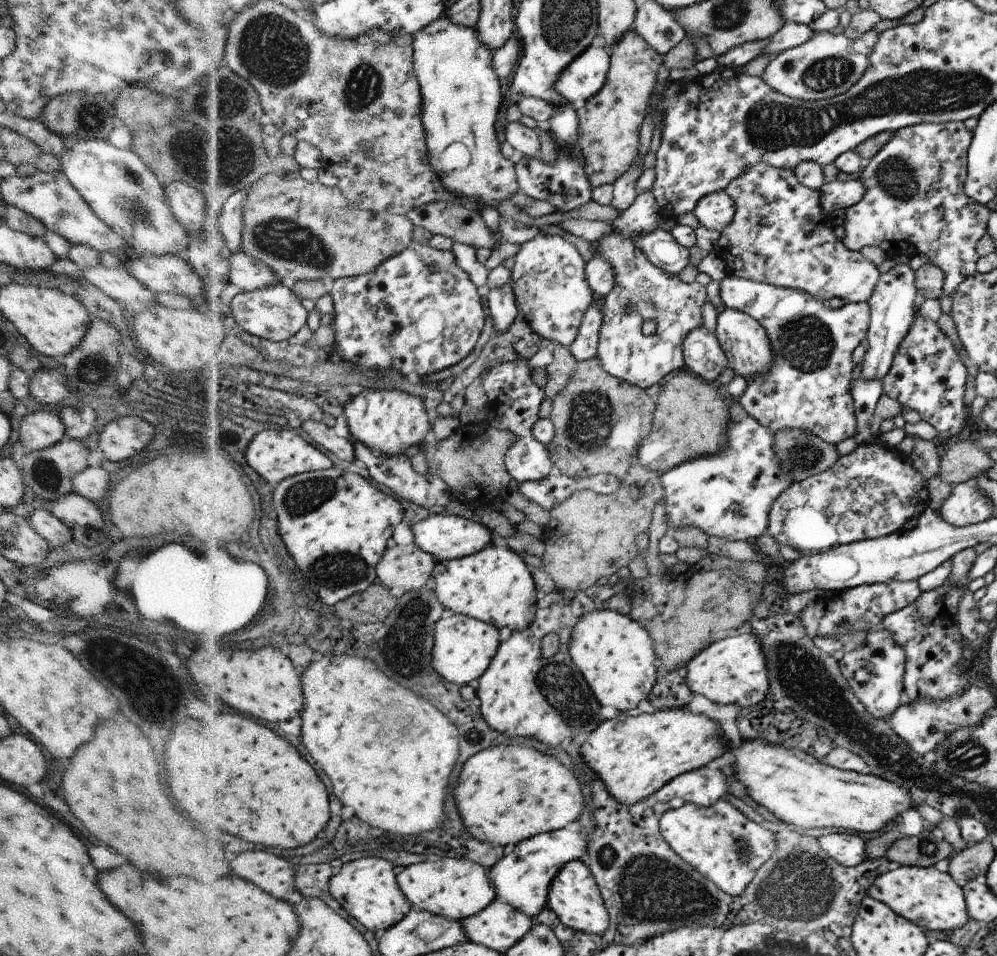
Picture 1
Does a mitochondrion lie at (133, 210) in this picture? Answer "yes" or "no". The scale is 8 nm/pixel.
yes

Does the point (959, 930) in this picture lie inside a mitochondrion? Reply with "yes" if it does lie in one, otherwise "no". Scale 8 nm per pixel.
no

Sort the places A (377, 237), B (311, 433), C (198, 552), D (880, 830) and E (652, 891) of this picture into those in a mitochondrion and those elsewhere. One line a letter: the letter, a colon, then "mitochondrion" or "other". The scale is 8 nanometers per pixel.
A: other
B: other
C: other
D: other
E: mitochondrion

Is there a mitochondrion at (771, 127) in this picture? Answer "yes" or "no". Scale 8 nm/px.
yes

